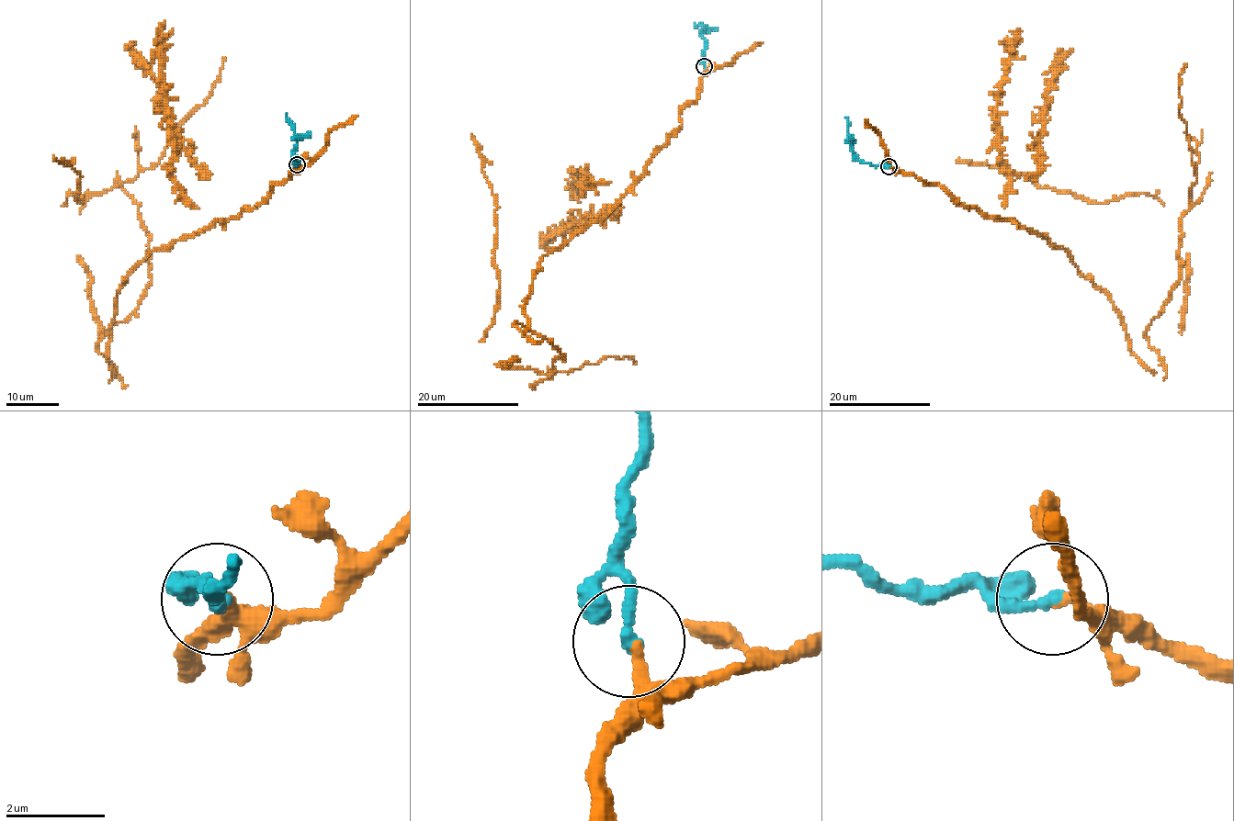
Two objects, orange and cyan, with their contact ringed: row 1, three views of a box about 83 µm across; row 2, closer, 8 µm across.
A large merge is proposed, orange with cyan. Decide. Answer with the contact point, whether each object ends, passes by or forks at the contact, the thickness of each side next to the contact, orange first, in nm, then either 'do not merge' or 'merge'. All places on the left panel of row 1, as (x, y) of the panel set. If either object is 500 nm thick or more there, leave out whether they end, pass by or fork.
place (297, 164); orange ends; cyan ends; calibres 200 and 280 nm; merge

